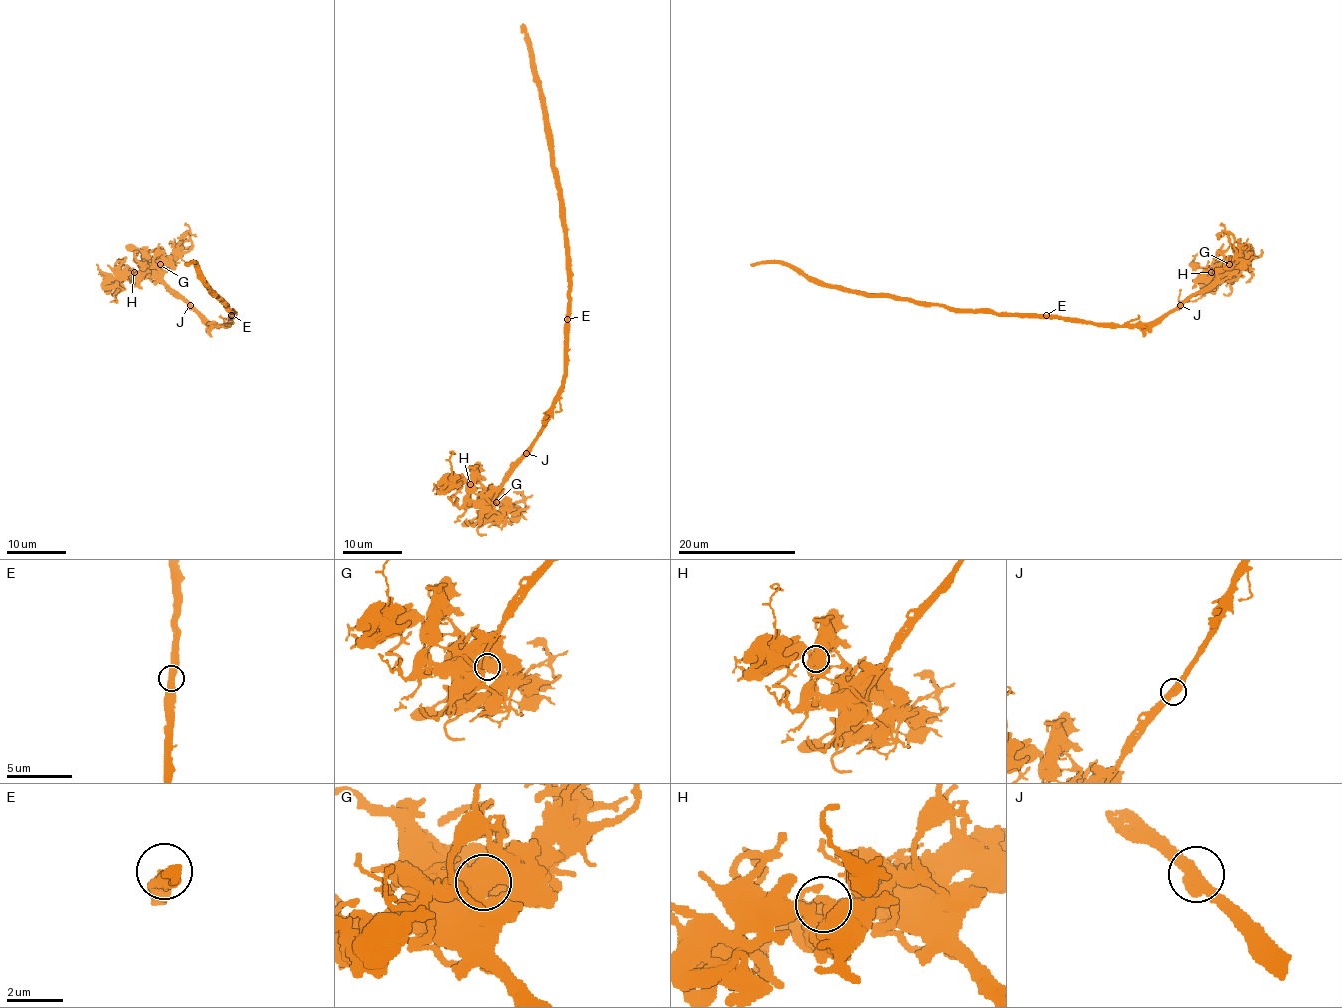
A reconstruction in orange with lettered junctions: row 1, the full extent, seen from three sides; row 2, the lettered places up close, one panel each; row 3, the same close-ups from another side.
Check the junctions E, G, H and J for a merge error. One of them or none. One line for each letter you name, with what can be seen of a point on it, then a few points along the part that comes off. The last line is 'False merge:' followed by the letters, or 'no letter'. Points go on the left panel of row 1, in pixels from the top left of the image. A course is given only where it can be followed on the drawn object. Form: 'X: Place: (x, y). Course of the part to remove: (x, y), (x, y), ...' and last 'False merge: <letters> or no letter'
G: Place: (160, 264). Course of the part to remove: (160, 264), (160, 276), (191, 309), (210, 325), (227, 325), (230, 312), (193, 263), (185, 264)
False merge: G

